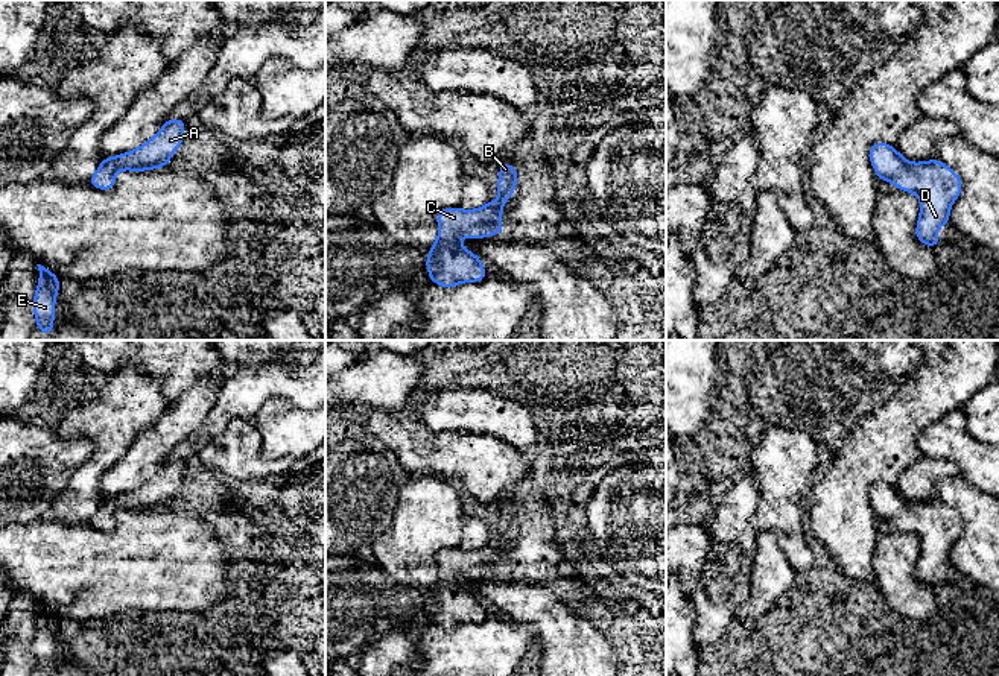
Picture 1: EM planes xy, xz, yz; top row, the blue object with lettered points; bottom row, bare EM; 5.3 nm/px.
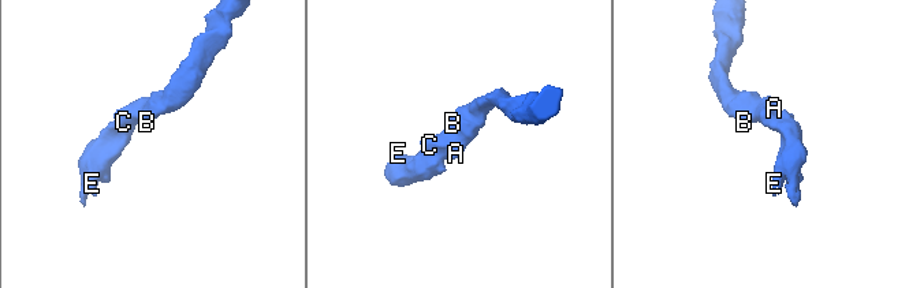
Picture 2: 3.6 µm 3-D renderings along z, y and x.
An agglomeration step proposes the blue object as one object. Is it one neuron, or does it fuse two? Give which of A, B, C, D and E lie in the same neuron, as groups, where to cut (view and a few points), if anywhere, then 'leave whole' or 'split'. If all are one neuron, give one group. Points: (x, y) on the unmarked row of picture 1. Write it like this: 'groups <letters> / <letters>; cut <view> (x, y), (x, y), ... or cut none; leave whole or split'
groups A B C D E; cut none; leave whole

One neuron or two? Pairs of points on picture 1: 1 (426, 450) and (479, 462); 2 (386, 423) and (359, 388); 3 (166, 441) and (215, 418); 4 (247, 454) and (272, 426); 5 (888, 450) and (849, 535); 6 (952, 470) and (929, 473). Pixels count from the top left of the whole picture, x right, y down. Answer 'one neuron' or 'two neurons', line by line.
1: one neuron
2: two neurons
3: two neurons
4: two neurons
5: one neuron
6: one neuron

